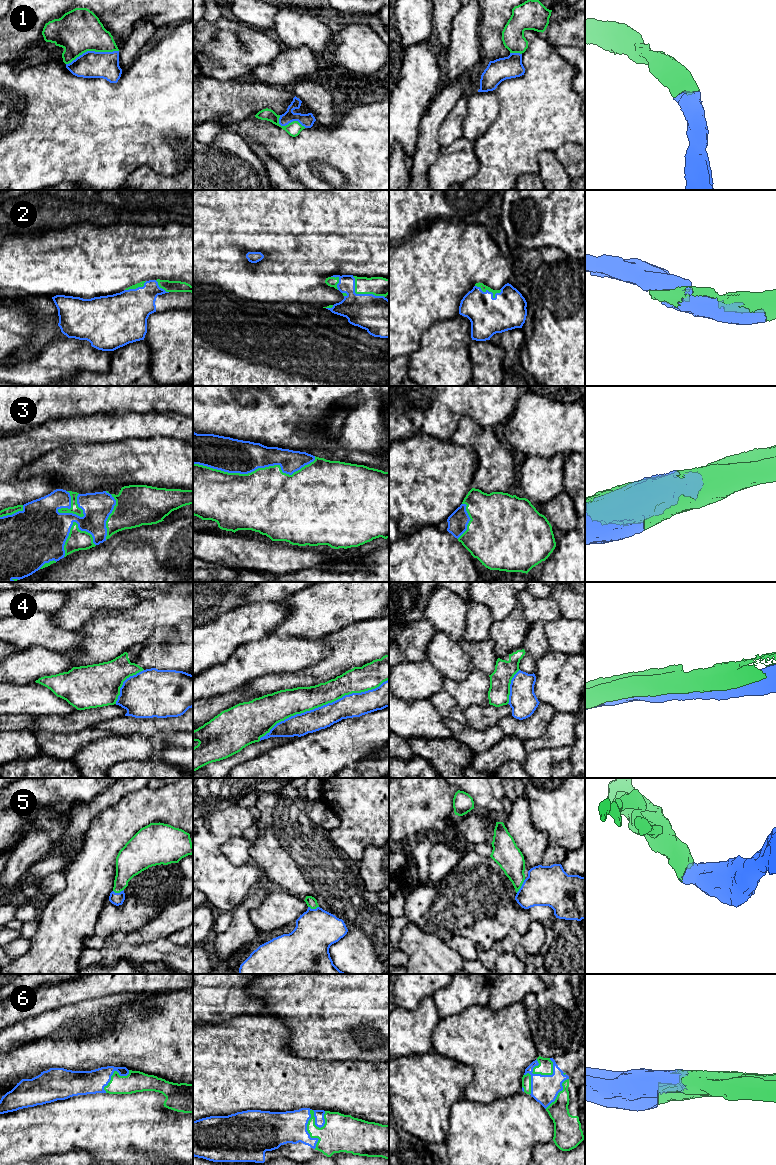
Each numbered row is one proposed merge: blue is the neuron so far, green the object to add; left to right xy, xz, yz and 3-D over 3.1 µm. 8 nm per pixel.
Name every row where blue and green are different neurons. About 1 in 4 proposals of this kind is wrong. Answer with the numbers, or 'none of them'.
4

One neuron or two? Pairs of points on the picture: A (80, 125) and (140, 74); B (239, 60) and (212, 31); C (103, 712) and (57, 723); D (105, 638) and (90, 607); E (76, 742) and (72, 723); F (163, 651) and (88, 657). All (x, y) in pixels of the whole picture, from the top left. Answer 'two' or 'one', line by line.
A: one
B: one
C: one
D: two
E: two
F: two

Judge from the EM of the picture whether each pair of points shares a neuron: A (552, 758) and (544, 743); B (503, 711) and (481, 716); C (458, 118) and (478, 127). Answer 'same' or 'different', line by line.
A: different
B: same
C: different

